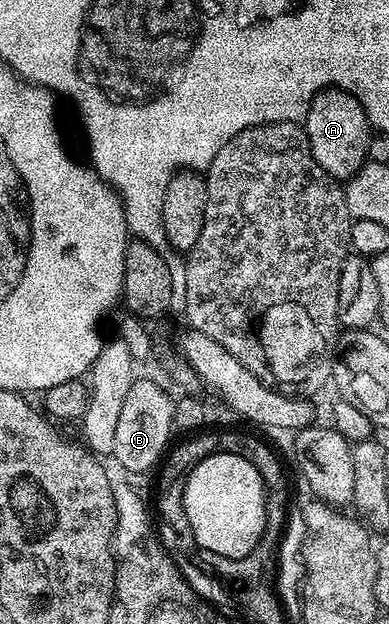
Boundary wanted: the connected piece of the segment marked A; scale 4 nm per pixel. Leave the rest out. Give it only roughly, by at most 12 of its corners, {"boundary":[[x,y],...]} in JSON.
{"boundary":[[339,89],[317,91],[302,126],[314,161],[352,179],[370,124]]}

